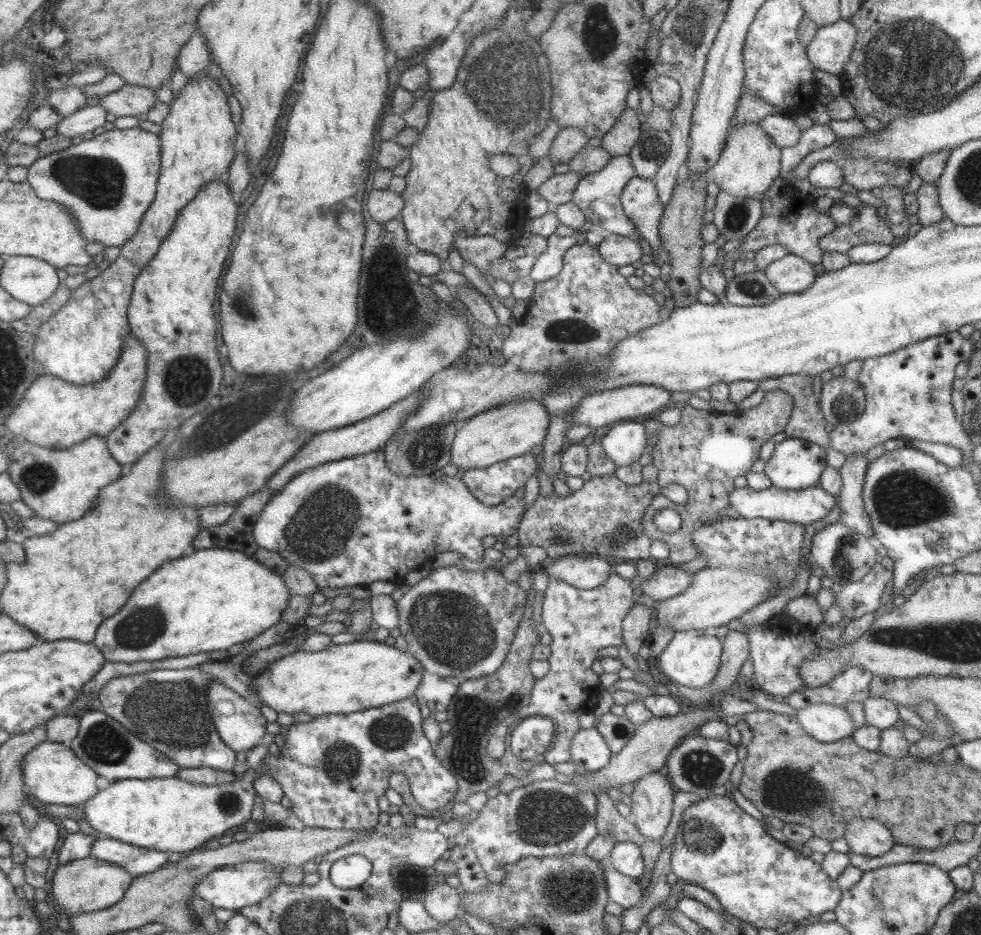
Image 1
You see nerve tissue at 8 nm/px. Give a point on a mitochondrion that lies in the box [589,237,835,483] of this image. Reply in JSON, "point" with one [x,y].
{"point":[754,288]}

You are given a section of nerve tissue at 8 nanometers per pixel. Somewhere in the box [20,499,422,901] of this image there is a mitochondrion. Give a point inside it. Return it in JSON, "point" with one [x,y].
{"point":[190,732]}

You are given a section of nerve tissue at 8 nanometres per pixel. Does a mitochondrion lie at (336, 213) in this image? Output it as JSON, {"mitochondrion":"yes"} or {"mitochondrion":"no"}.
{"mitochondrion":"no"}

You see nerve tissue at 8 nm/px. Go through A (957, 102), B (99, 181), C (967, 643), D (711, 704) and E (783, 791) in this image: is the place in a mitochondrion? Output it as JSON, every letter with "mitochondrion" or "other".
{"A":"mitochondrion","B":"mitochondrion","C":"mitochondrion","D":"other","E":"mitochondrion"}

